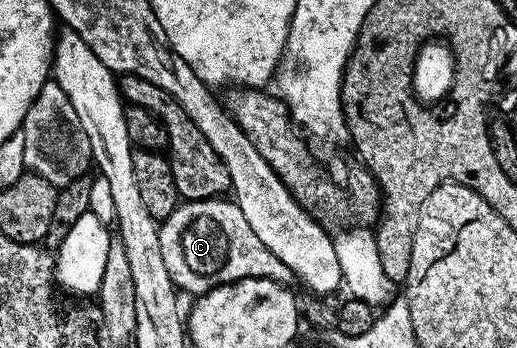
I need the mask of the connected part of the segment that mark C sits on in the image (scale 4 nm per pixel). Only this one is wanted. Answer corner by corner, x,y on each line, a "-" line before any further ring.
227,198
180,202
173,214
159,224
159,241
165,270
169,270
169,278
180,293
202,294
245,278
265,278
287,286
295,278
289,266
253,234
249,222
245,222
245,214

